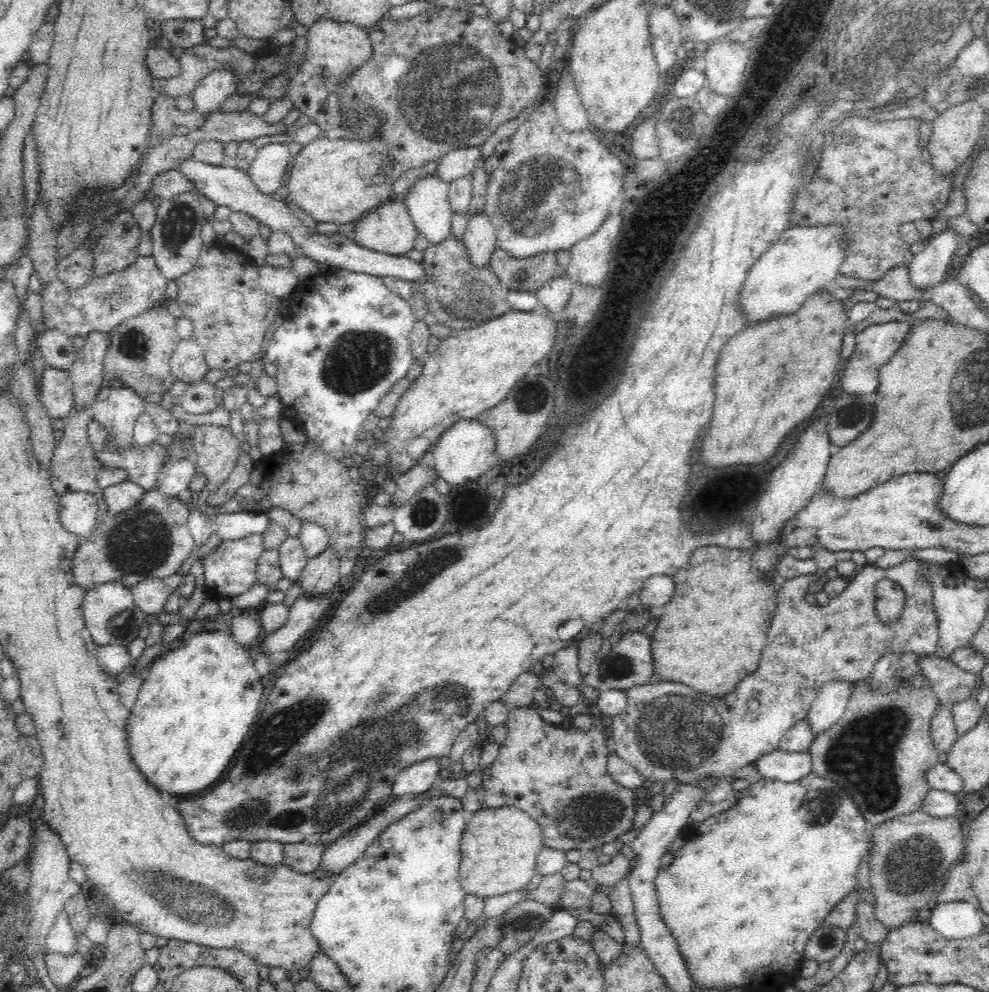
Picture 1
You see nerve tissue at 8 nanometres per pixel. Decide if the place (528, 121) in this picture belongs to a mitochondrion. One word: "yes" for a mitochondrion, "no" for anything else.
no

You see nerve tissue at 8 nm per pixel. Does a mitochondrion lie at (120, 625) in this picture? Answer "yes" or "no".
yes

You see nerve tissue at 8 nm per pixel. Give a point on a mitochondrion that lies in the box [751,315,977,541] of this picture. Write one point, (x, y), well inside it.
(781, 383)

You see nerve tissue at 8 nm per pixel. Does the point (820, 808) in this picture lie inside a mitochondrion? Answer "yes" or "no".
yes

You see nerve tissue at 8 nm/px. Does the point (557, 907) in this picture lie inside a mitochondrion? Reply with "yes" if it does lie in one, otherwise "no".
no

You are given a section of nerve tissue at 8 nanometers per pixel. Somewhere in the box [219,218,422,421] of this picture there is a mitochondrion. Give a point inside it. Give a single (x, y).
(358, 361)

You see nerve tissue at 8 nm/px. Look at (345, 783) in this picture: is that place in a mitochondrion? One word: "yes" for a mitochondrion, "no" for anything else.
yes

